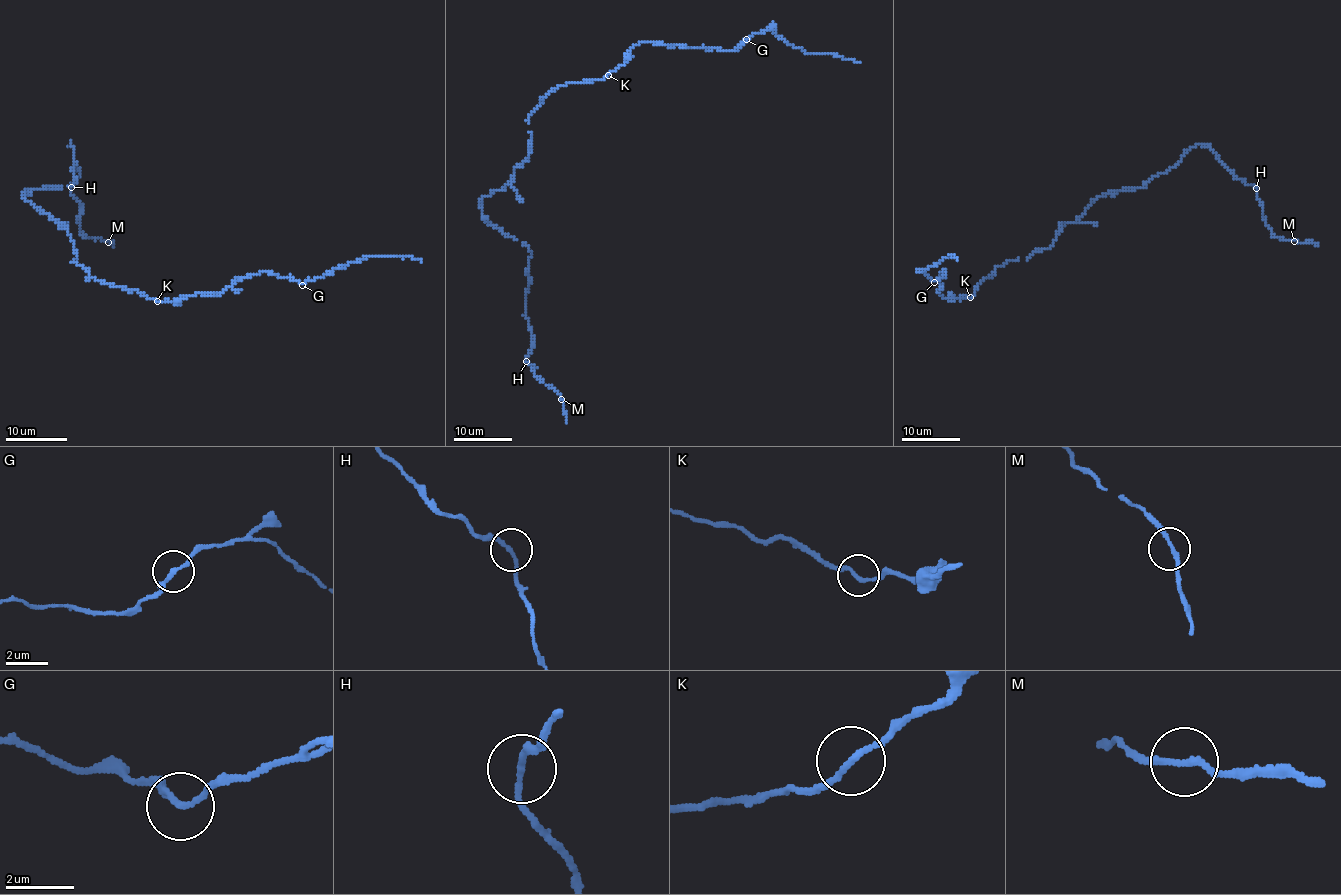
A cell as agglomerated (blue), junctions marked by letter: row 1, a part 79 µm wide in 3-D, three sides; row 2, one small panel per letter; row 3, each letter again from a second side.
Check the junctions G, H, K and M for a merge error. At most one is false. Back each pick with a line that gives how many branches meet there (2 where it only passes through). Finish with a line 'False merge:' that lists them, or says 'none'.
False merge: none

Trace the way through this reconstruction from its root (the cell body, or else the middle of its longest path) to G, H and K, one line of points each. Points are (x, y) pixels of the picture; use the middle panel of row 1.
G: (531, 146), (528, 118), (547, 95), (561, 85), (605, 79), (637, 44), (734, 51), (746, 40)
H: (531, 146), (513, 178), (480, 204), (488, 223), (531, 252), (525, 316), (534, 341), (526, 361)
K: (531, 146), (528, 118), (547, 95), (561, 85), (599, 80), (608, 75)

